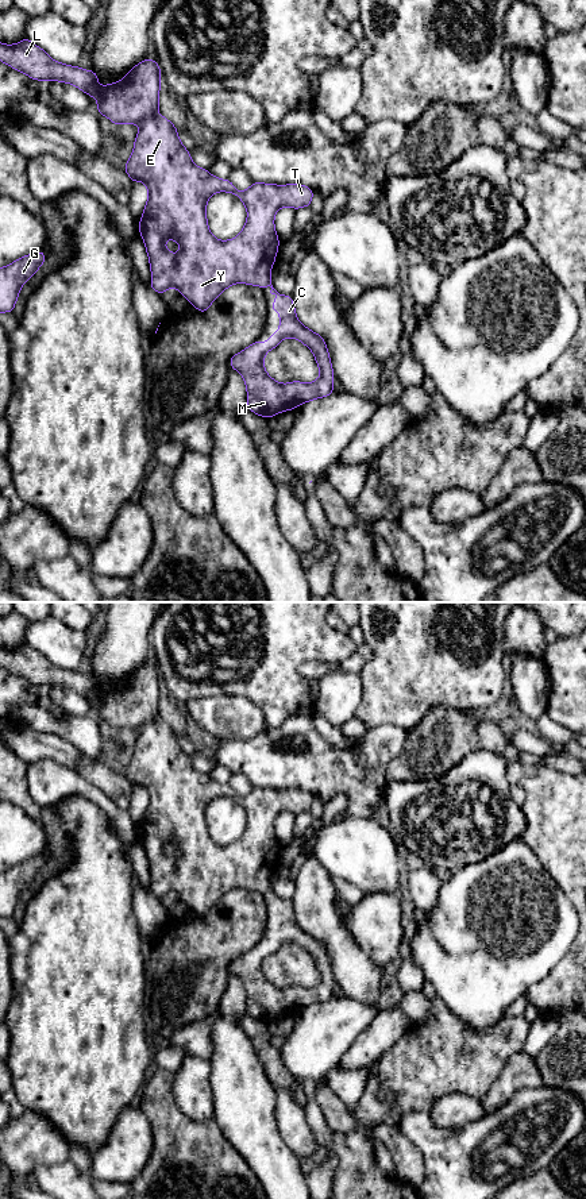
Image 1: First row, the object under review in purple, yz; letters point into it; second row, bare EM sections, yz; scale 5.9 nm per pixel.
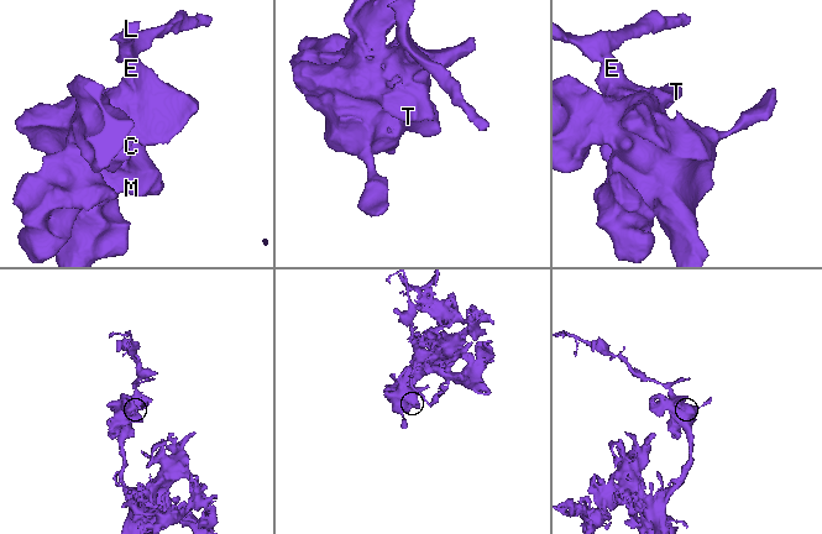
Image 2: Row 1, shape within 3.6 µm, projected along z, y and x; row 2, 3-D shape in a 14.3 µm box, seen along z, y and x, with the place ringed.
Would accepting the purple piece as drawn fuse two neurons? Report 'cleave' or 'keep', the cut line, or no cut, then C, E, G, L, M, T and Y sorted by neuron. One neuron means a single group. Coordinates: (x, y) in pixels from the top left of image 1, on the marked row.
cleave; cut in yz along (157, 114), (146, 118), (139, 124); C E G M T Y / L

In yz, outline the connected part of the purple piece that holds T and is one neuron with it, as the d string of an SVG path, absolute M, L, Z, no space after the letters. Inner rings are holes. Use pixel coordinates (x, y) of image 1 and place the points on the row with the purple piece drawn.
M159 113L140 124L132 154L123 169L132 182L143 181L149 189L149 198L139 221L139 232L150 261L150 288L153 290L161 296L169 288L176 288L203 313L234 284L258 288L270 286L270 293L277 296L270 309L279 312L279 331L270 334L269 342L254 342L230 359L231 369L238 370L244 379L247 408L258 416L270 419L284 410L293 410L308 401L332 394L335 374L325 340L298 321L292 296L279 294L270 279L271 267L277 259L275 254L279 248L274 216L282 207L293 209L309 207L313 190L300 184L252 182L247 190L239 192L228 178L220 180L208 170L196 166L190 153L181 143L176 126ZM217 192L238 196L247 209L247 220L242 232L230 240L217 240L208 227L207 203ZM167 239L174 239L181 251L177 254L167 251L165 247ZM285 338L300 340L313 352L320 369L320 377L315 382L279 383L266 373L265 354L275 348Z

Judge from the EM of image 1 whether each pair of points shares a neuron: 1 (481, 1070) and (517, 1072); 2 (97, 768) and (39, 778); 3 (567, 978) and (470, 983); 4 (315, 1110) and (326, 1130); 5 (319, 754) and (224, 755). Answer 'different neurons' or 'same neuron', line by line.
1: different neurons
2: different neurons
3: different neurons
4: same neuron
5: same neuron

